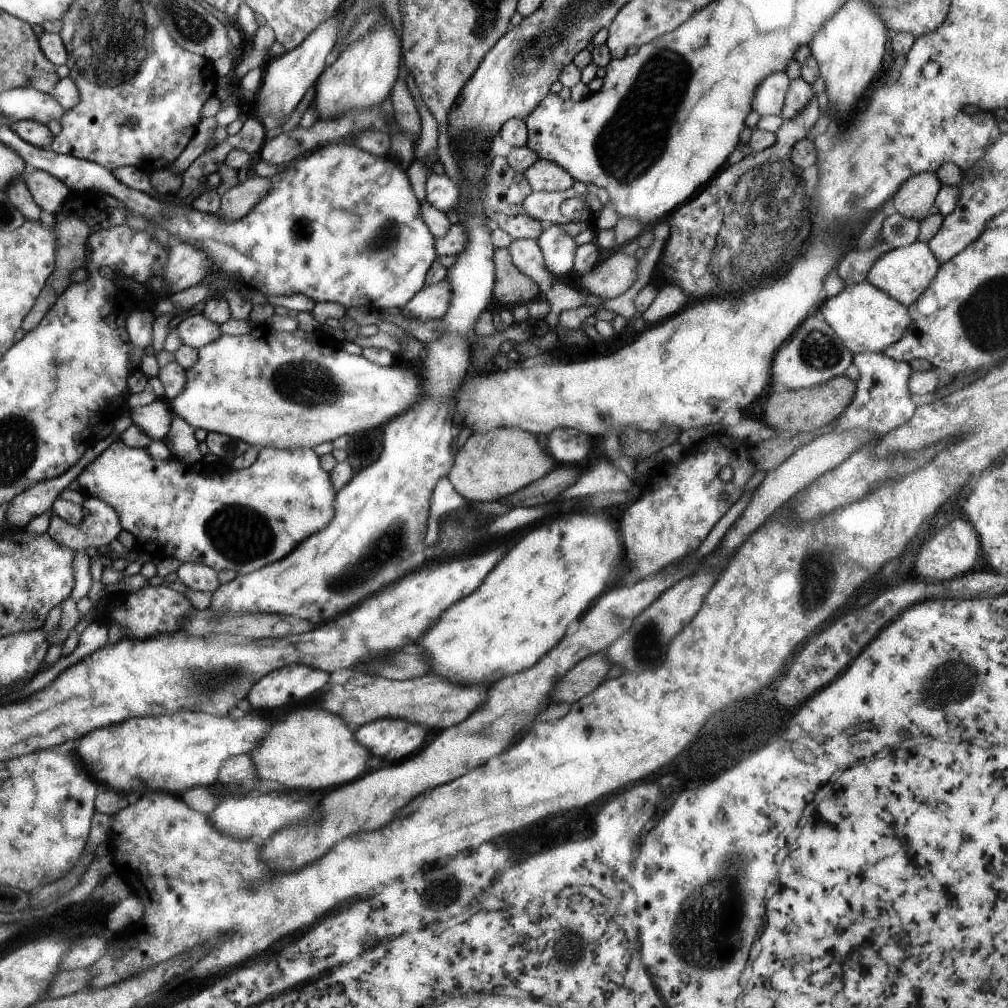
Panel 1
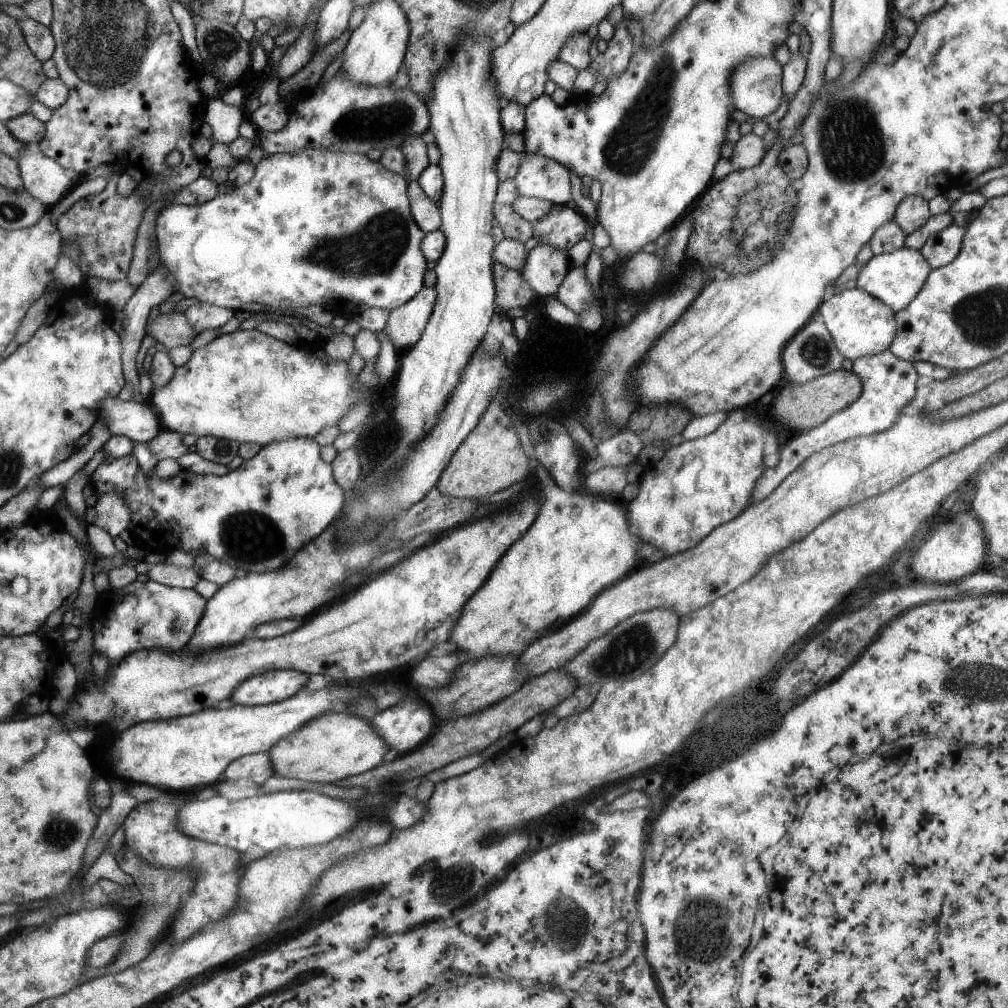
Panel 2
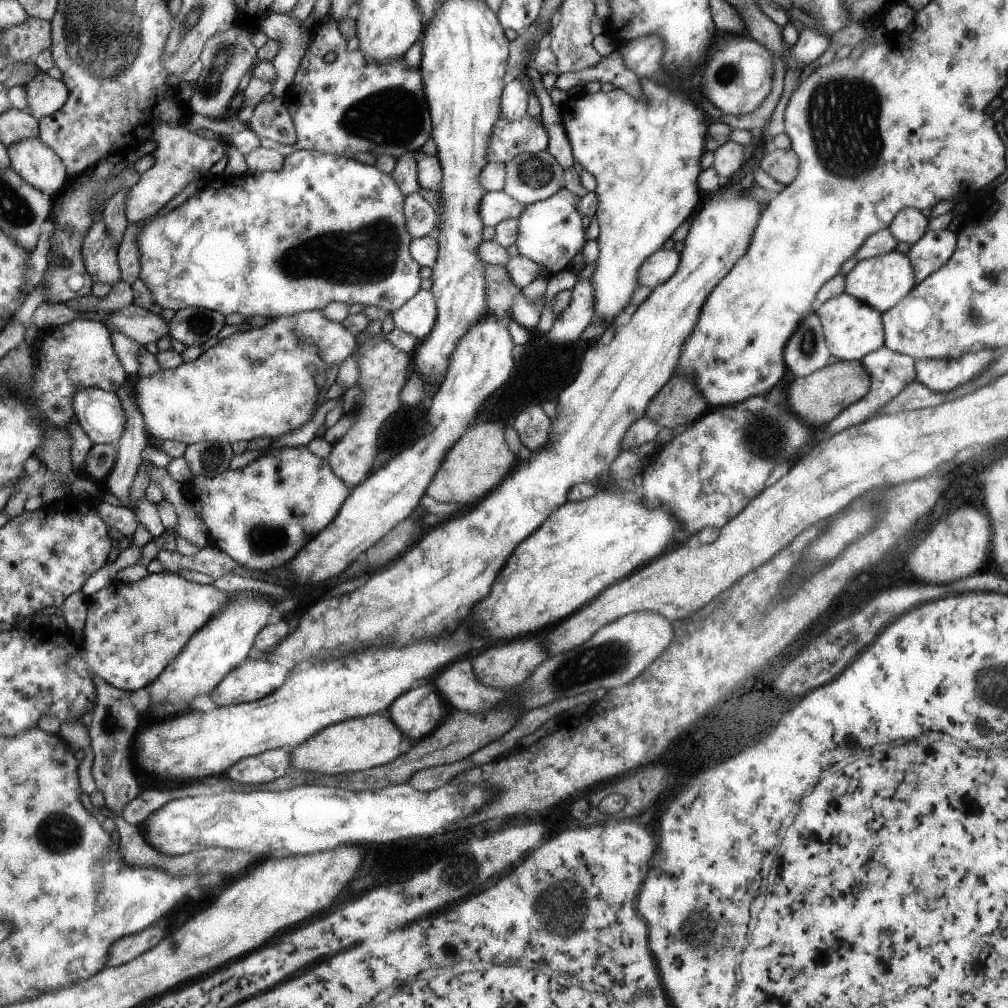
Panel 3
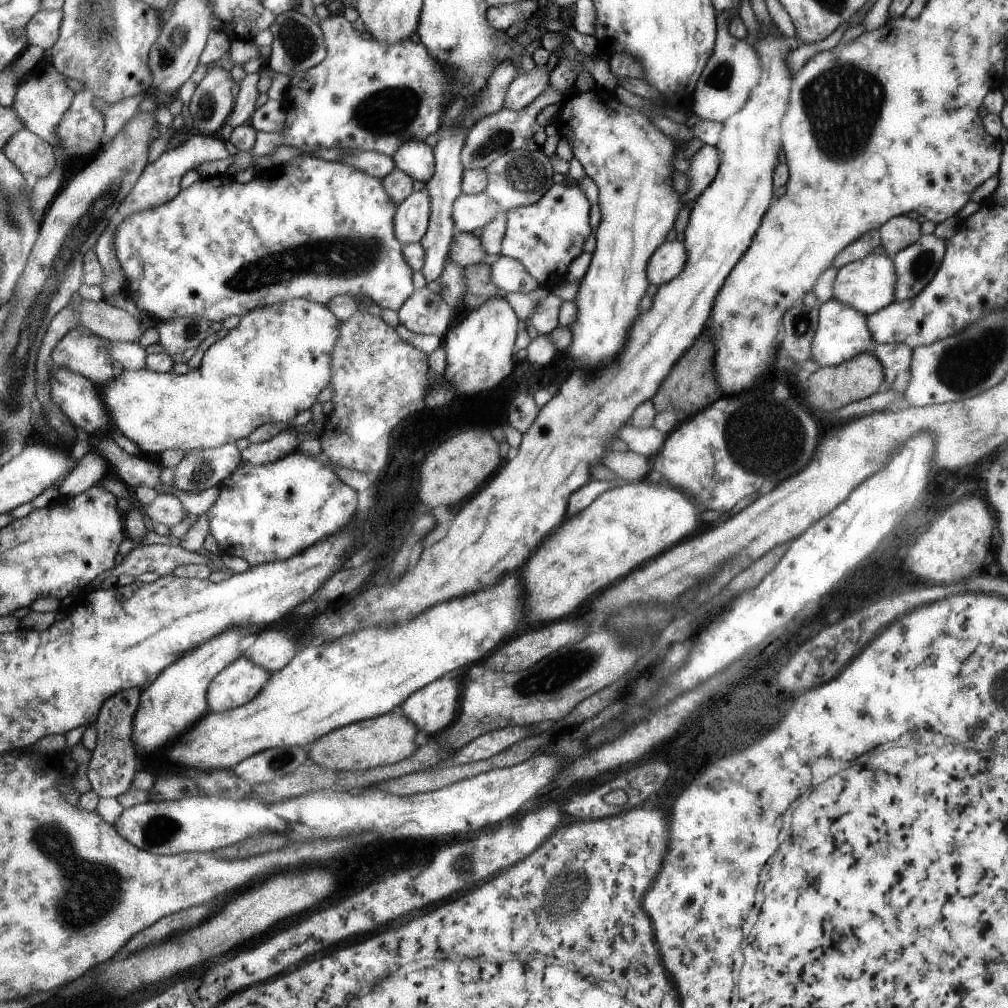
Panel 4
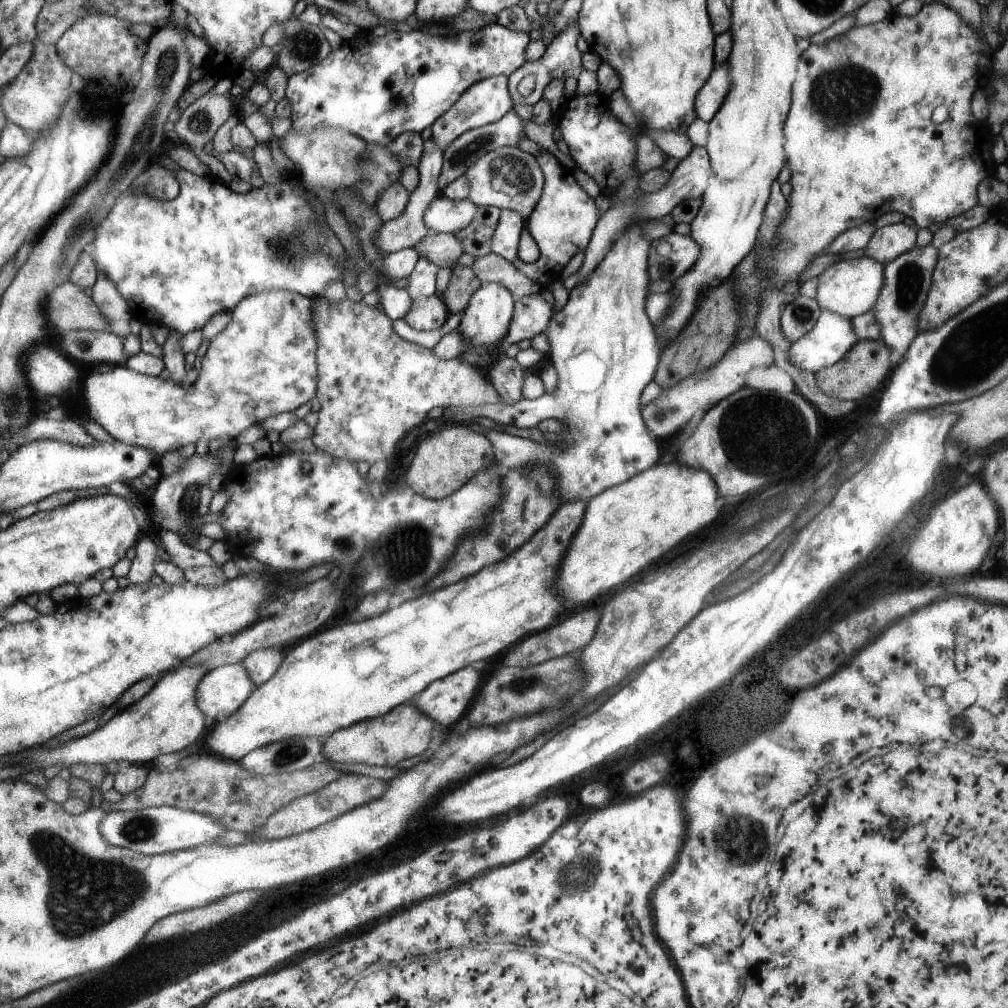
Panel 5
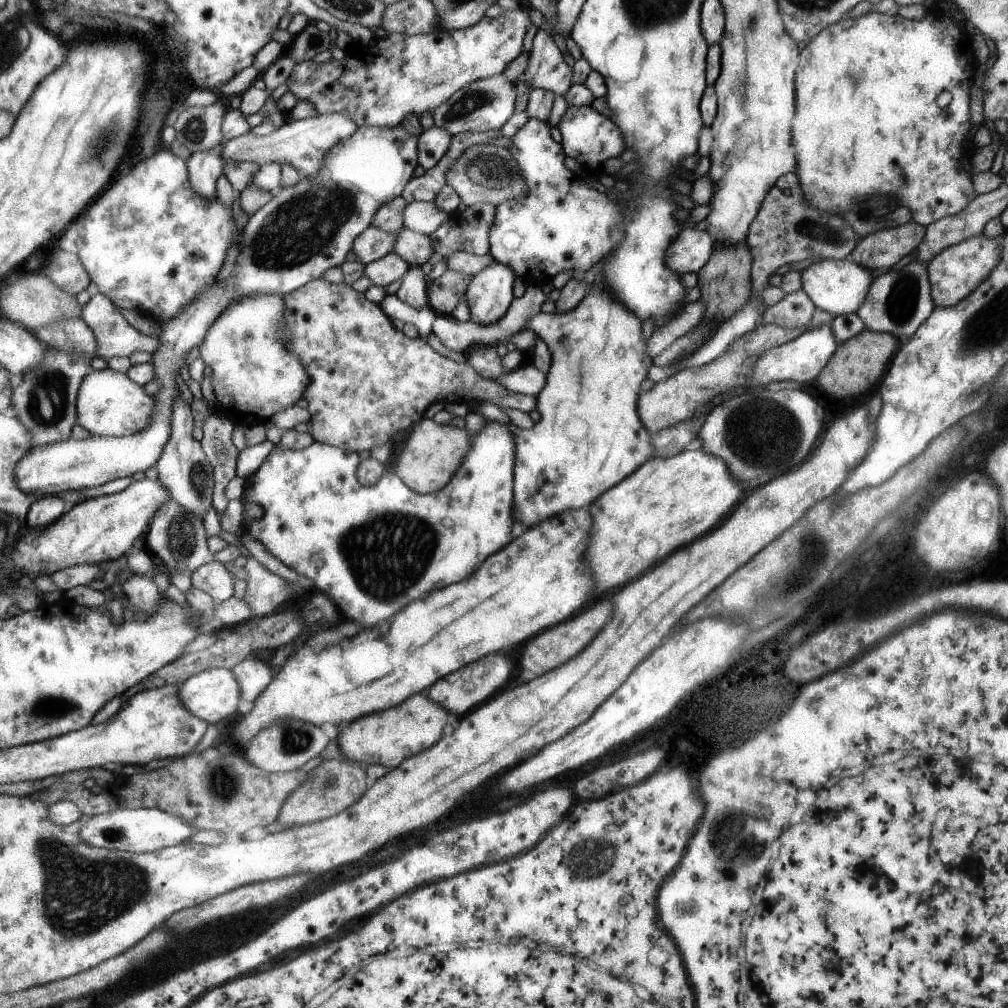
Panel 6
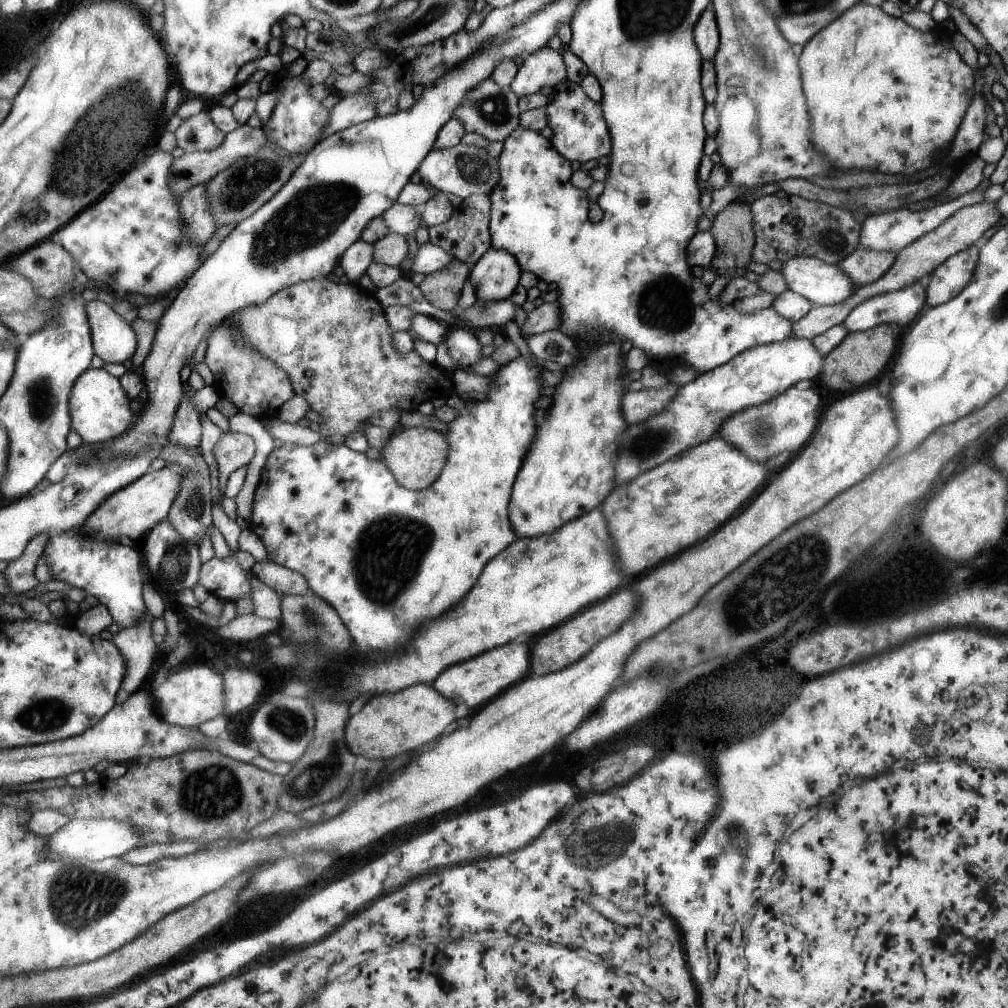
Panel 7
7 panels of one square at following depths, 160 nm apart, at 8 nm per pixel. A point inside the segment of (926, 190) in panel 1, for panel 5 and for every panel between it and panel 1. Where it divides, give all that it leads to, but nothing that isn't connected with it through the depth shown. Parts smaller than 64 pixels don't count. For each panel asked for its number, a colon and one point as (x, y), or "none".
2: (911, 212)
3: (909, 224)
4: (900, 231)
5: (885, 243)

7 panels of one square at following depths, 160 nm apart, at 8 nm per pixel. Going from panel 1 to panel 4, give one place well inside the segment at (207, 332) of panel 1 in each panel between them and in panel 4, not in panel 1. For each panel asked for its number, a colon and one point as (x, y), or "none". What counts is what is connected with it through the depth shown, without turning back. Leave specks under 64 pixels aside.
2: (174, 329)
3: (139, 324)
4: (115, 324)

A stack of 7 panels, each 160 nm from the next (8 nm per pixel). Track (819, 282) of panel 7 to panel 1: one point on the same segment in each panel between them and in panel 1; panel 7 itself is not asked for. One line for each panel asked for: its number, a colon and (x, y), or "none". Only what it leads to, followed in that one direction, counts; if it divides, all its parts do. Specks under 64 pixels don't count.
1: (905, 272)
2: (895, 278)
3: (881, 281)
4: (867, 284)
5: (850, 287)
6: (839, 286)

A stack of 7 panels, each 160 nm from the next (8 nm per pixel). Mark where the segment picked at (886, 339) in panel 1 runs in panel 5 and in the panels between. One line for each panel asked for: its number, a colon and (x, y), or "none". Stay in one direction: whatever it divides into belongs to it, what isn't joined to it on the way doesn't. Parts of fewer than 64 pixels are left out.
2: (860, 324)
3: (852, 329)
4: (842, 333)
5: (831, 337)

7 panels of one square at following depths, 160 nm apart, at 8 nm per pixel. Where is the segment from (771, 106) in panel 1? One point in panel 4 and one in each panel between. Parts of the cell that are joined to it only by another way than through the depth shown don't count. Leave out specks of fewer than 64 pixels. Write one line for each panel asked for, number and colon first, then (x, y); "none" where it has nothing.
2: (755, 89)
3: (737, 78)
4: (733, 68)

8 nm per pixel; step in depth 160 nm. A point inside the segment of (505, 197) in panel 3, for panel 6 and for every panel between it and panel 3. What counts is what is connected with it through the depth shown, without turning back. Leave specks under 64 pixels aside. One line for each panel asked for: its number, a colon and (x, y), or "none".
4: (469, 212)
5: (442, 215)
6: (424, 217)

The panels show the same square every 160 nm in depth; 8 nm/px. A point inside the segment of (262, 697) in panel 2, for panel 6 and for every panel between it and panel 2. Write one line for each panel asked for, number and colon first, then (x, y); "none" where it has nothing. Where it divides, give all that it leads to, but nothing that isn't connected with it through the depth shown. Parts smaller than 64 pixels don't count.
3: (254, 678)
4: (242, 680)
5: (221, 692)
6: (212, 695)

